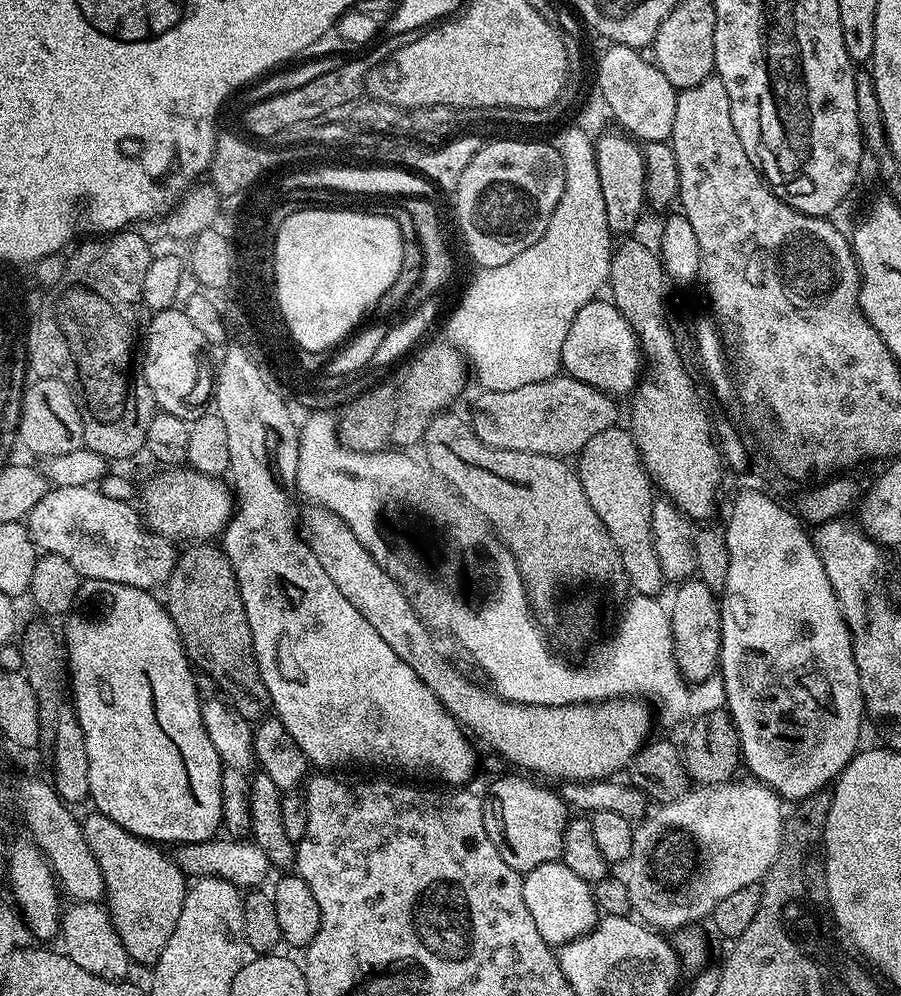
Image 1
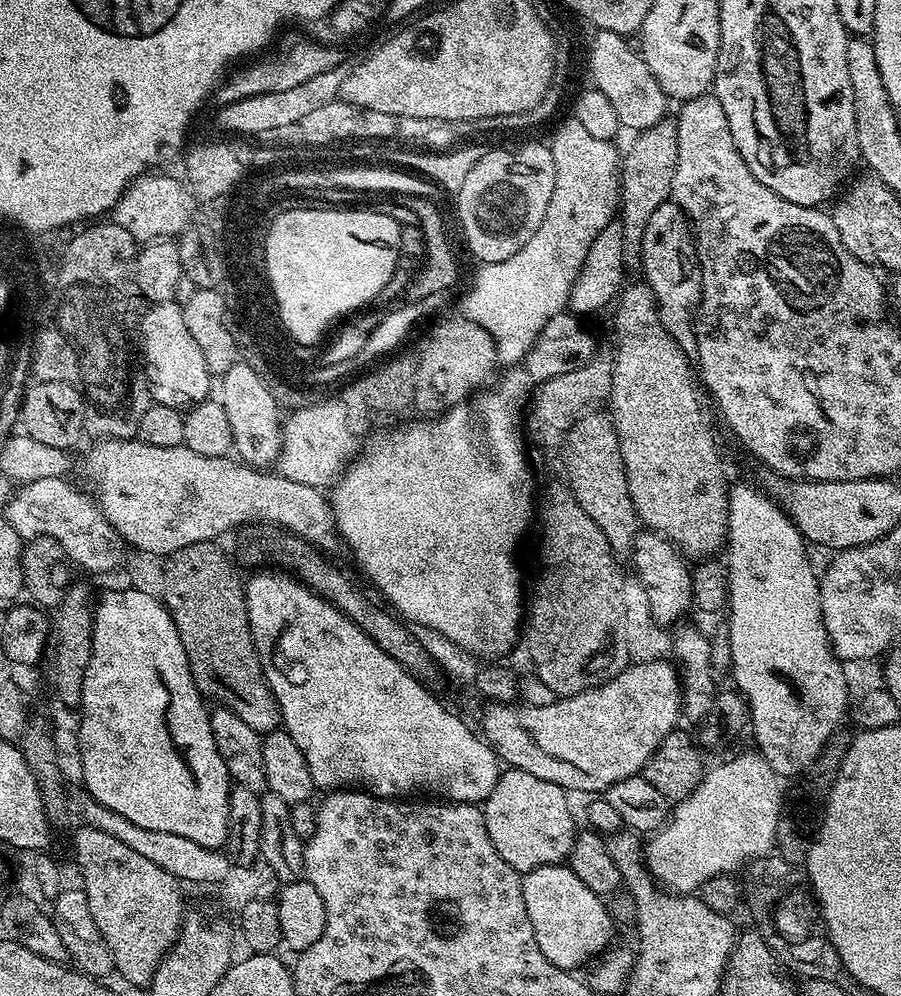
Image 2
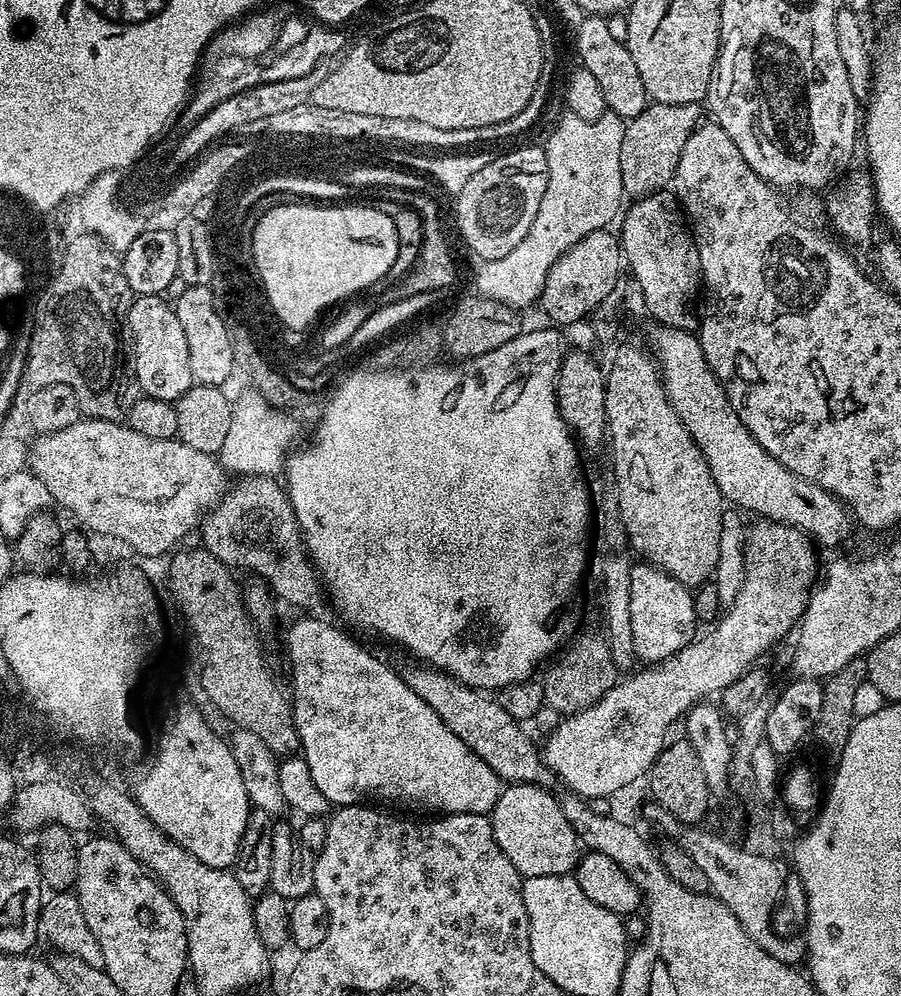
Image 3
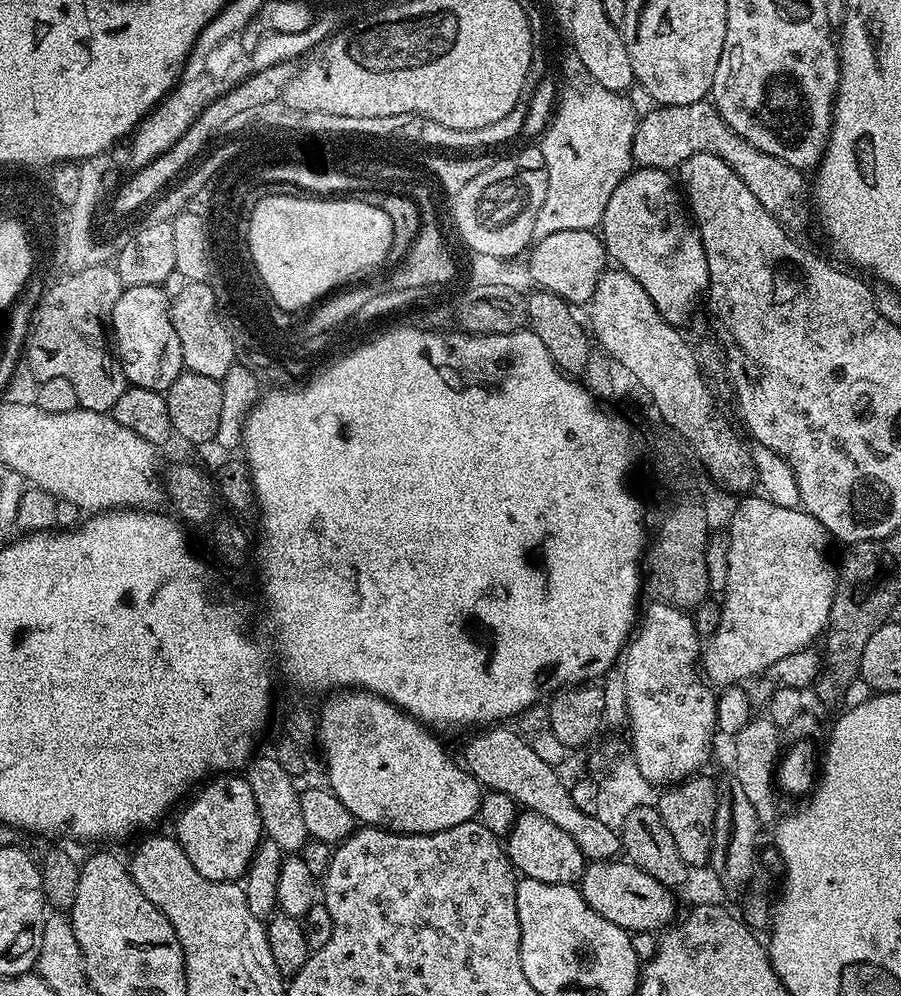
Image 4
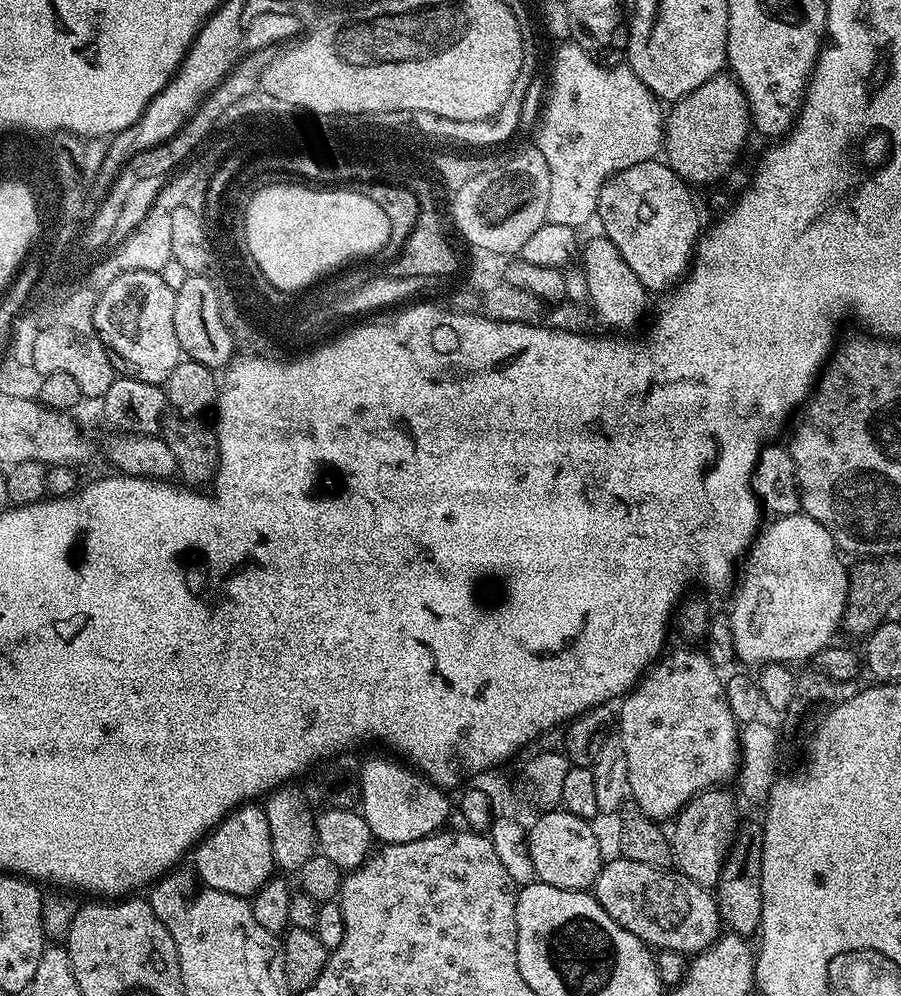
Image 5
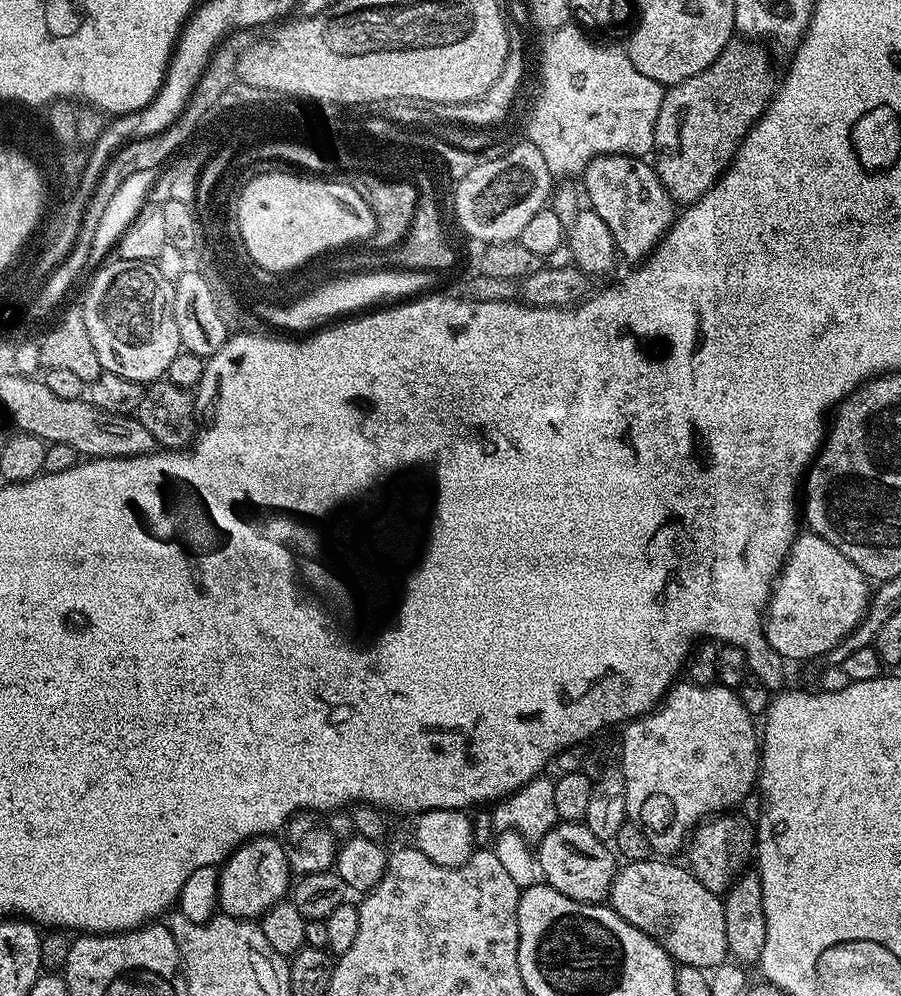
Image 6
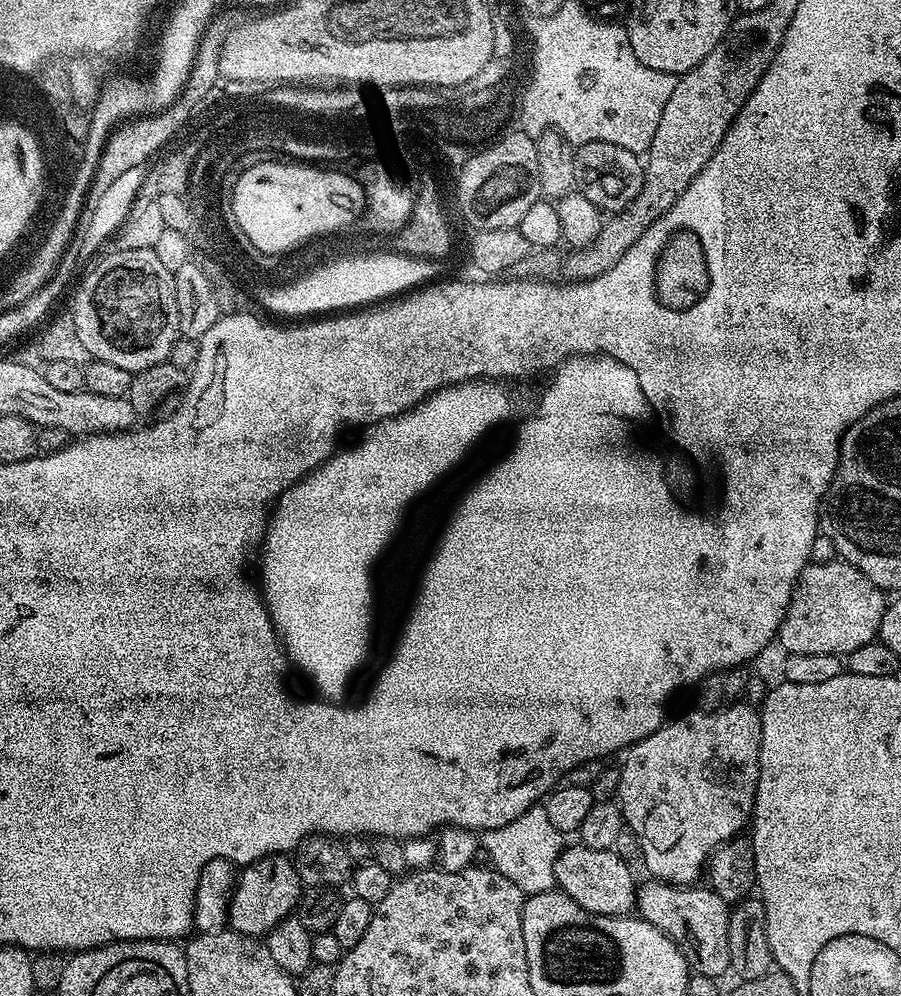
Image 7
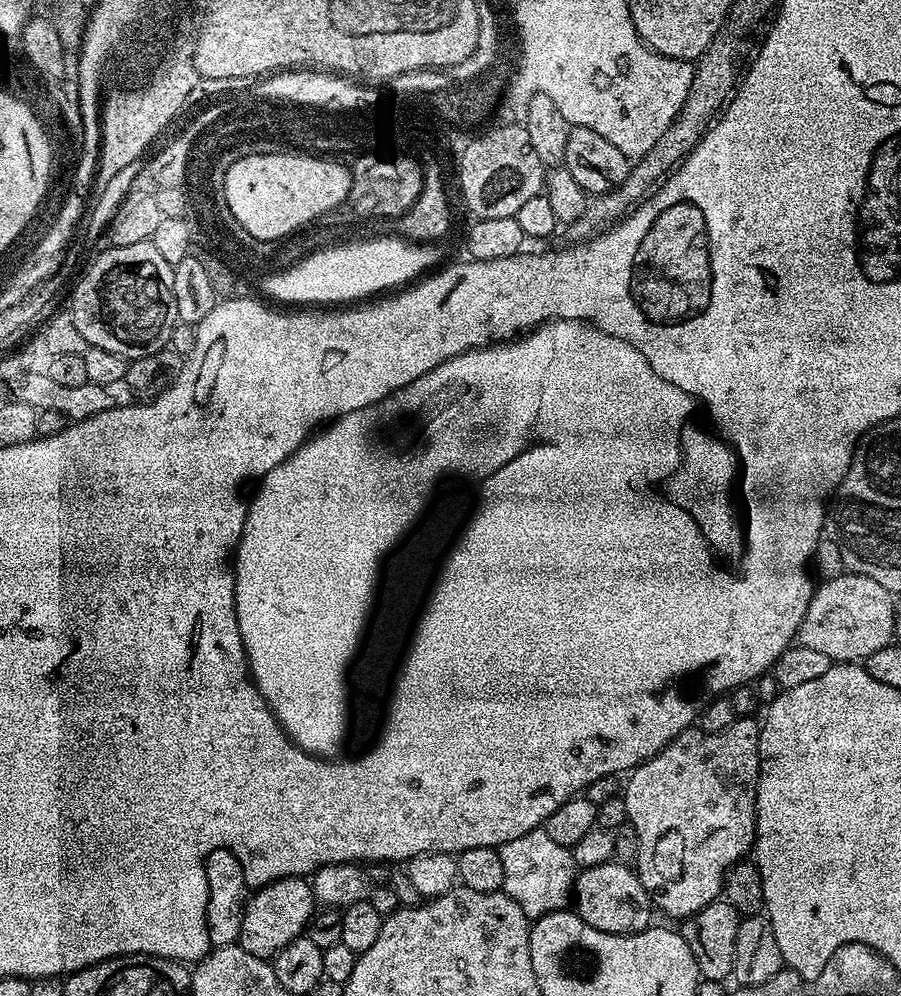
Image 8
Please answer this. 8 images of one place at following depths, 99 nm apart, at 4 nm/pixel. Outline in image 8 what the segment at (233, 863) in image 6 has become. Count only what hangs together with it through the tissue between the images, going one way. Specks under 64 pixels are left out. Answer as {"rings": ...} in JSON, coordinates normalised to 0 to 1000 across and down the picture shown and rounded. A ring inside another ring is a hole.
{"rings":[[[319,880],[283,893],[272,910],[264,945],[266,952],[292,964],[305,961],[319,948],[339,939],[352,912],[353,905],[346,897],[345,887],[335,880]]]}

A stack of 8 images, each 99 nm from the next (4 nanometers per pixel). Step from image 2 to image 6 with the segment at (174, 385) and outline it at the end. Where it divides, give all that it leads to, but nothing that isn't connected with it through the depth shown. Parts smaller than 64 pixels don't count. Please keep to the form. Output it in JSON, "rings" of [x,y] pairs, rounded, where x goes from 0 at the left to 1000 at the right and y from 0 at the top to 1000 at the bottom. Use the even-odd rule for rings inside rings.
{"rings":[[[124,259],[110,267],[112,269],[103,275],[98,290],[92,290],[91,296],[97,302],[94,317],[98,332],[102,334],[103,339],[100,344],[104,347],[104,355],[109,355],[112,370],[131,376],[135,380],[144,380],[161,388],[185,379],[189,363],[193,363],[195,356],[202,352],[198,326],[191,310],[194,299],[192,282],[185,281],[171,263],[162,261],[149,263]]]}

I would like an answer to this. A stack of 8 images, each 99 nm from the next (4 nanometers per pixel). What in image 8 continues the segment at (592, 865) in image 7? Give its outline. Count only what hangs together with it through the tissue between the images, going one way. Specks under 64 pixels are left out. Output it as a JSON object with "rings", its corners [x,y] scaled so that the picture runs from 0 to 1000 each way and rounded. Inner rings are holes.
{"rings":[[[676,865],[655,869],[640,879],[637,889],[637,915],[659,934],[698,940],[716,936],[725,927],[725,901],[713,890],[709,880],[696,867]]]}

